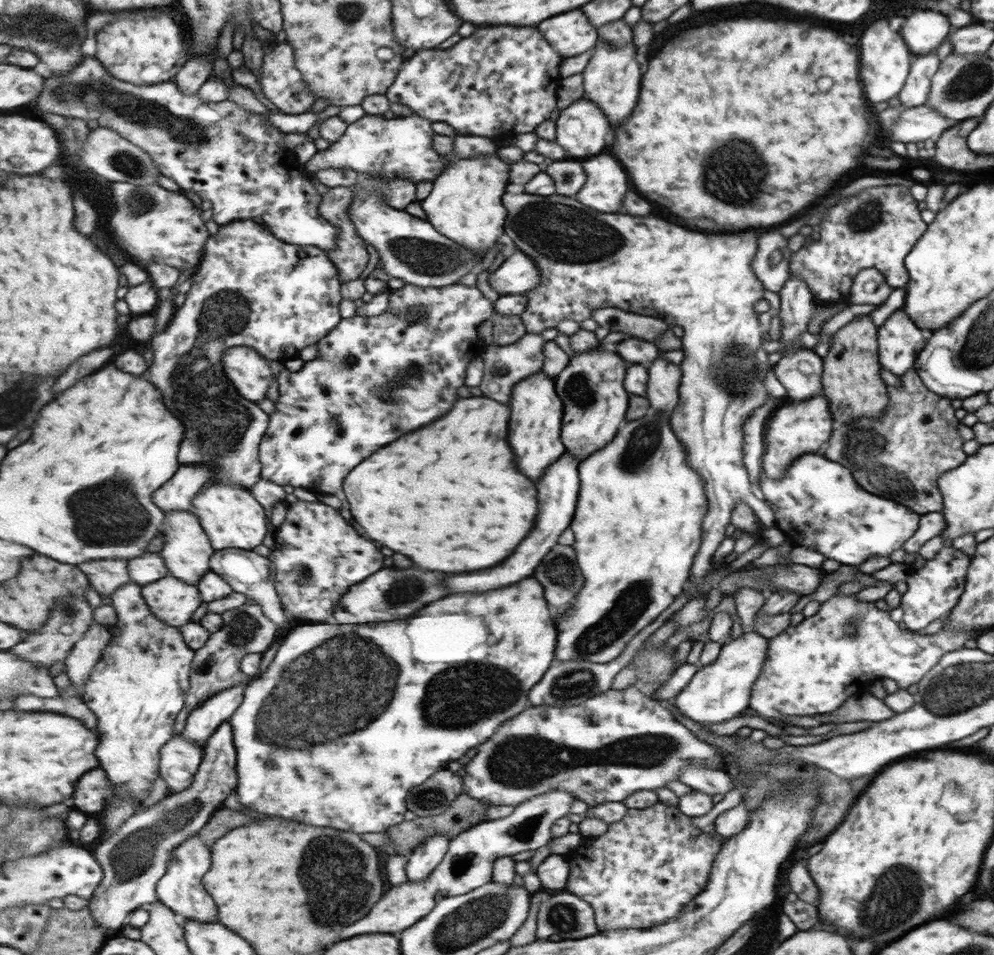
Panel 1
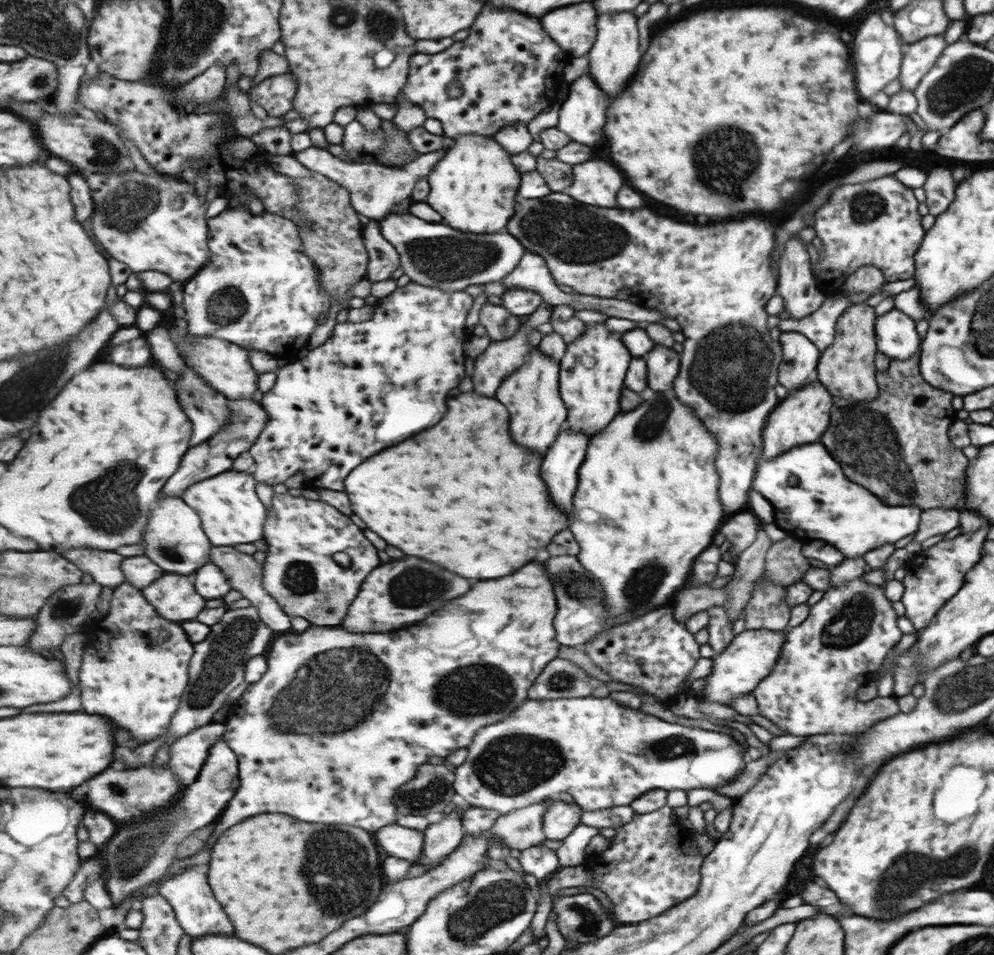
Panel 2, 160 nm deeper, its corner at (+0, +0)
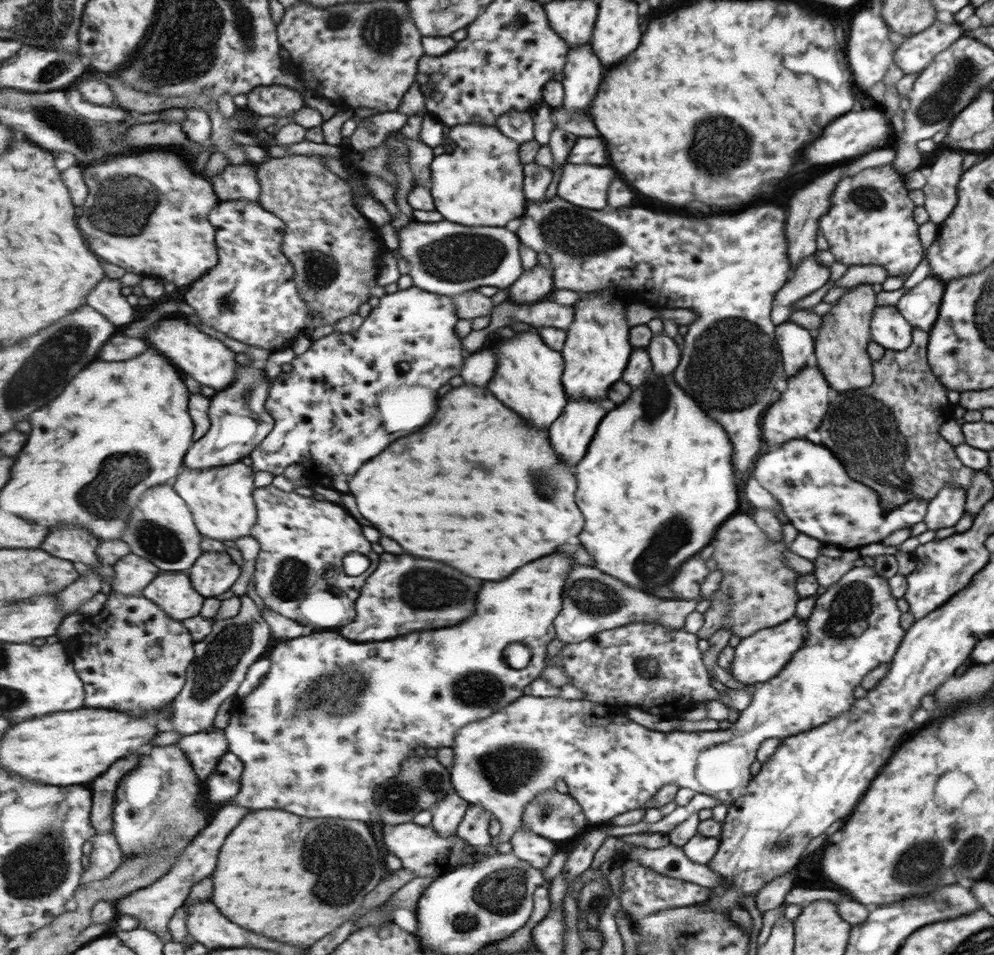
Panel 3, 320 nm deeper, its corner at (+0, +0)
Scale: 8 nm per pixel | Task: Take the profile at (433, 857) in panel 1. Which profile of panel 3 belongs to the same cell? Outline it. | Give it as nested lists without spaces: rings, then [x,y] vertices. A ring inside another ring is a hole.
[[[457,792],[444,796],[443,800],[438,800],[436,807],[433,808],[432,828],[442,837],[458,835],[459,826],[470,805],[471,803]]]

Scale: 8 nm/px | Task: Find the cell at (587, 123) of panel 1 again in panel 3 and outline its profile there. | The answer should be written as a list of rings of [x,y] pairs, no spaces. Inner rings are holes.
[[[583,44],[581,47],[570,49],[564,70],[564,105],[570,111],[579,111],[587,114],[589,102],[597,90],[601,80],[599,76],[599,59],[593,56],[591,46]]]

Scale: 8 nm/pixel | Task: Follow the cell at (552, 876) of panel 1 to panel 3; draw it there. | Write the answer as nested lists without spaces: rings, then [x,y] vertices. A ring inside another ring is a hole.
[[[515,832],[510,844],[513,852],[521,860],[530,862],[535,868],[545,870],[546,866],[557,854],[555,841],[541,835],[527,834],[527,832]]]

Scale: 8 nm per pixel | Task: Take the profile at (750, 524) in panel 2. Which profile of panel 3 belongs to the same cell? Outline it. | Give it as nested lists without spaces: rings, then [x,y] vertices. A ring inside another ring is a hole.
[[[735,513],[727,519],[712,540],[713,552],[710,557],[715,561],[716,569],[721,572],[721,581],[713,592],[714,598],[709,600],[709,608],[702,613],[702,625],[696,632],[699,639],[707,640],[714,632],[728,628],[733,636],[747,638],[762,628],[769,628],[785,623],[795,614],[796,603],[800,599],[795,592],[797,573],[791,570],[783,558],[784,550],[788,547],[781,541],[772,541],[752,519],[751,515]]]

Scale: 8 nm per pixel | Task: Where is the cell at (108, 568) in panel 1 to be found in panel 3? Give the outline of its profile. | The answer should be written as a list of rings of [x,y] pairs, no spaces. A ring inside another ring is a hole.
[[[71,526],[71,528],[55,528],[51,536],[47,536],[47,552],[53,556],[82,562],[88,567],[97,569],[102,576],[107,589],[113,584],[115,569],[113,564],[103,564],[97,550],[100,538],[85,527]]]

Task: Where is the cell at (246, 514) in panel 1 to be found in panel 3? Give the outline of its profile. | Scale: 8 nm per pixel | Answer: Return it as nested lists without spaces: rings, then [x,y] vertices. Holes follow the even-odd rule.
[[[241,462],[223,468],[183,470],[183,476],[175,478],[174,490],[187,500],[187,504],[191,504],[195,524],[203,535],[222,541],[239,540],[243,536],[250,536],[251,529],[258,523],[254,472],[253,467]]]

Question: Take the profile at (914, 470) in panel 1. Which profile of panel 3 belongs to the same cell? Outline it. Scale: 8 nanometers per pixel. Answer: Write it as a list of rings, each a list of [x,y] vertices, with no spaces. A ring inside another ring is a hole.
[[[912,329],[912,341],[908,348],[899,352],[884,350],[883,356],[875,360],[874,382],[869,387],[831,391],[829,410],[823,417],[821,428],[817,428],[819,444],[831,448],[831,452],[835,452],[835,456],[847,464],[847,472],[855,472],[855,480],[873,488],[879,494],[880,504],[887,509],[895,508],[913,497],[928,502],[947,483],[967,490],[973,480],[974,470],[963,466],[951,444],[939,436],[939,425],[951,420],[953,409],[945,410],[949,406],[945,388],[937,382],[929,362],[925,360],[925,344],[929,344],[928,333]]]

